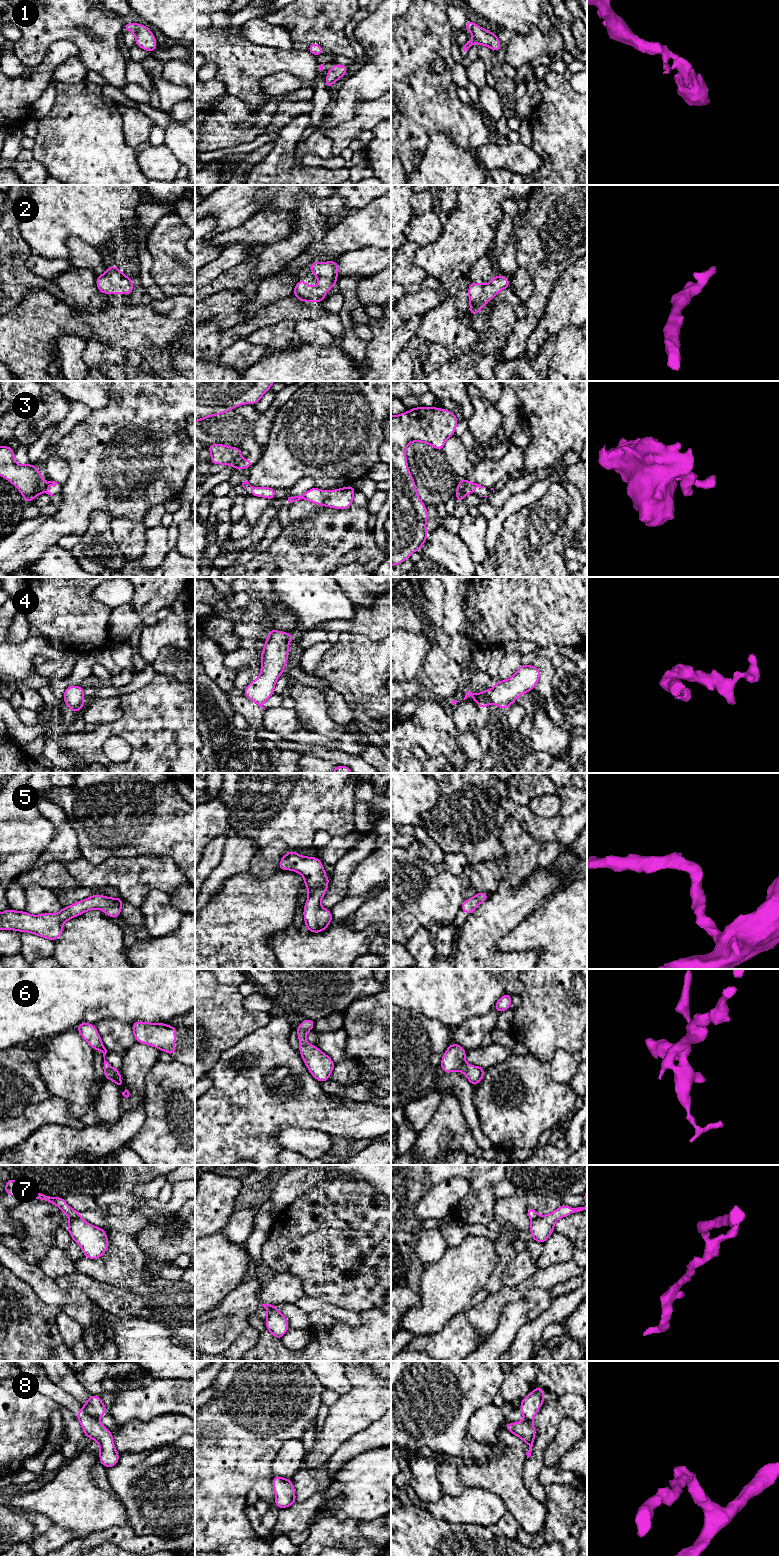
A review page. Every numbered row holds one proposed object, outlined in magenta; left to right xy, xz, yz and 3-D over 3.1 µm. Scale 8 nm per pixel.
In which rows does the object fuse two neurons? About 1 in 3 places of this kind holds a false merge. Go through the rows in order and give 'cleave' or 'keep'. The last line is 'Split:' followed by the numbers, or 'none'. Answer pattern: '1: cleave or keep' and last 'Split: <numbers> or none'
1: keep
2: keep
3: cleave
4: keep
5: keep
6: keep
7: cleave
8: cleave
Split: 3, 7, 8

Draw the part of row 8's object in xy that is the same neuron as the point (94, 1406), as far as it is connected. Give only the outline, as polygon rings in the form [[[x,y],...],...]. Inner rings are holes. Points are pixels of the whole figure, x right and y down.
[[[90,1394],[87,1402],[82,1405],[85,1411],[99,1420],[101,1415],[107,1414],[106,1406],[103,1404],[101,1397]]]

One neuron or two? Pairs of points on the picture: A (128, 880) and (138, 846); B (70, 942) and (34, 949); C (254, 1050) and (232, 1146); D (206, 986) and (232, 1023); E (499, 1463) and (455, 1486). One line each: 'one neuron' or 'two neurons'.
A: two neurons
B: two neurons
C: one neuron
D: one neuron
E: two neurons

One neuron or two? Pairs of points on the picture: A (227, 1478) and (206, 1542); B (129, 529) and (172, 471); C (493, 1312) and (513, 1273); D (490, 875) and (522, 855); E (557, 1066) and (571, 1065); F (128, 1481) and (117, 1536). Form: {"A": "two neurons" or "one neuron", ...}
{"A": "one neuron", "B": "two neurons", "C": "two neurons", "D": "one neuron", "E": "one neuron", "F": "two neurons"}

